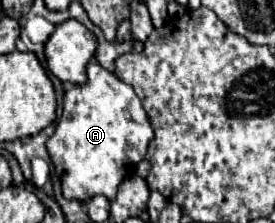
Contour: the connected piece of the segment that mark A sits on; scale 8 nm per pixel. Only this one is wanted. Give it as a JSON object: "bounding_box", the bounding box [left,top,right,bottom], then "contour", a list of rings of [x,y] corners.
{"bounding_box":[47,59,153,201],"contour":[[[97,59],[87,65],[87,83],[73,85],[63,99],[63,115],[47,141],[47,151],[67,199],[87,201],[93,195],[115,199],[117,187],[145,157],[153,129],[133,87],[103,69]]]}

